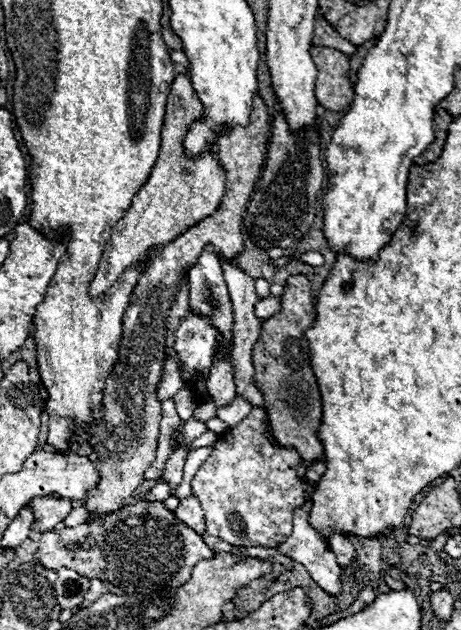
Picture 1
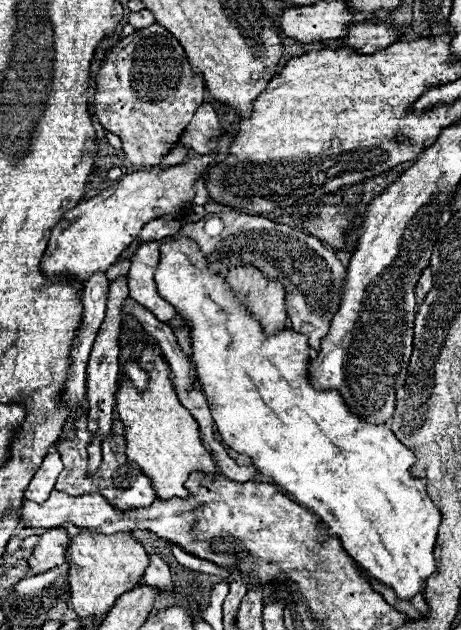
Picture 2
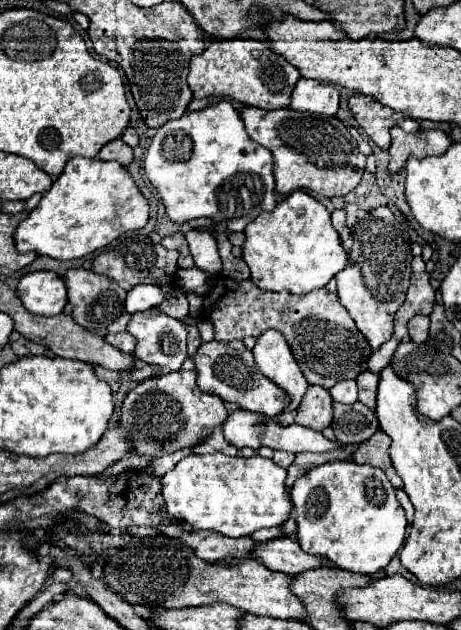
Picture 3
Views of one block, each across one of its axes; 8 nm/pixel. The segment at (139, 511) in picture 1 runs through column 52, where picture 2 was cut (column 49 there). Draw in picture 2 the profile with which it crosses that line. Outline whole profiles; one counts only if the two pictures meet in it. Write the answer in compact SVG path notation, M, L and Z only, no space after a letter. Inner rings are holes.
M52 528L46 534L42 534L28 560L26 576L36 576L64 564L66 546L68 546L68 532L64 528Z

